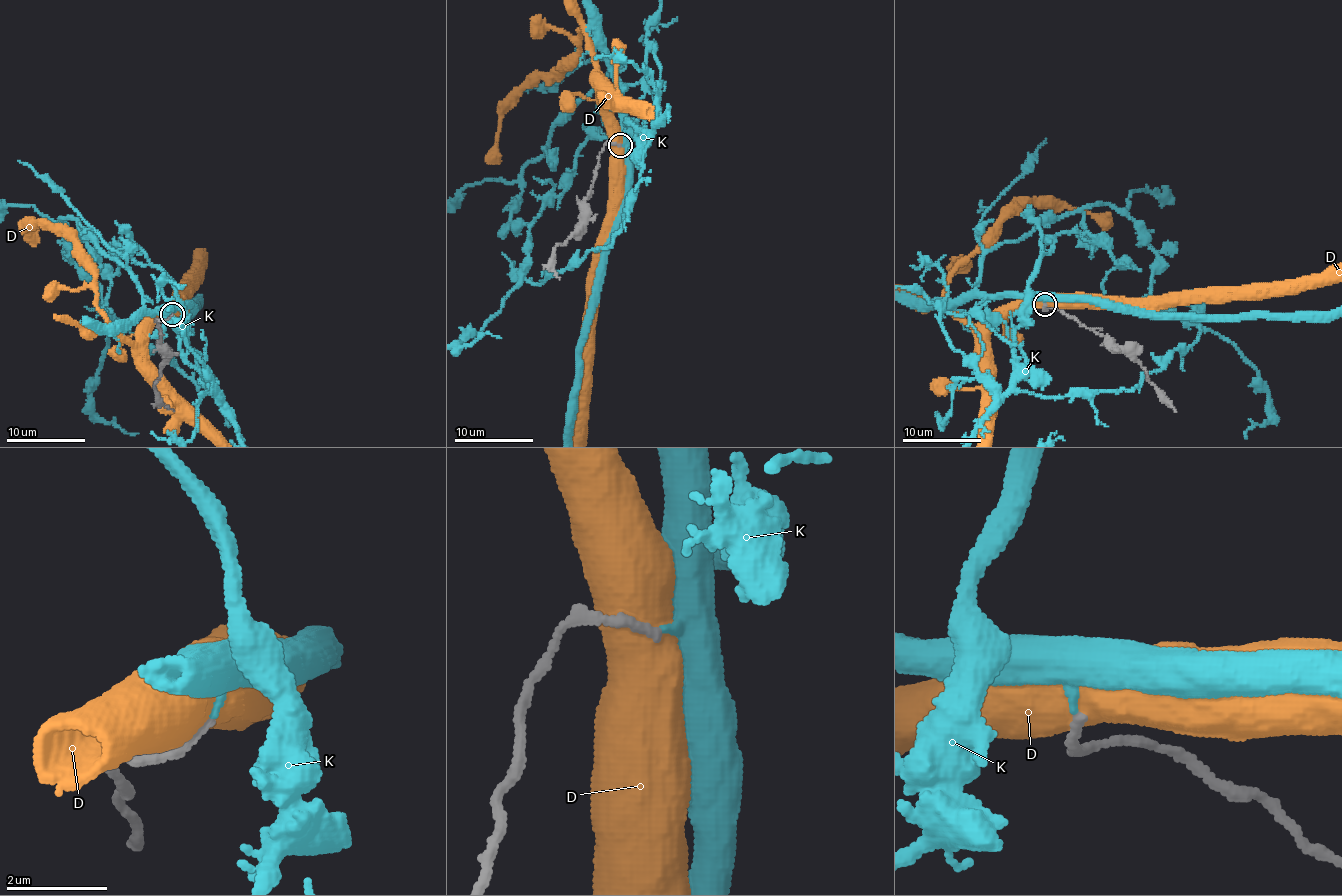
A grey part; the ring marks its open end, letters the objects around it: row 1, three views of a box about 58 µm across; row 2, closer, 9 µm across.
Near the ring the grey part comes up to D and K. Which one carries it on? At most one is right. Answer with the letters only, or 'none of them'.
K

